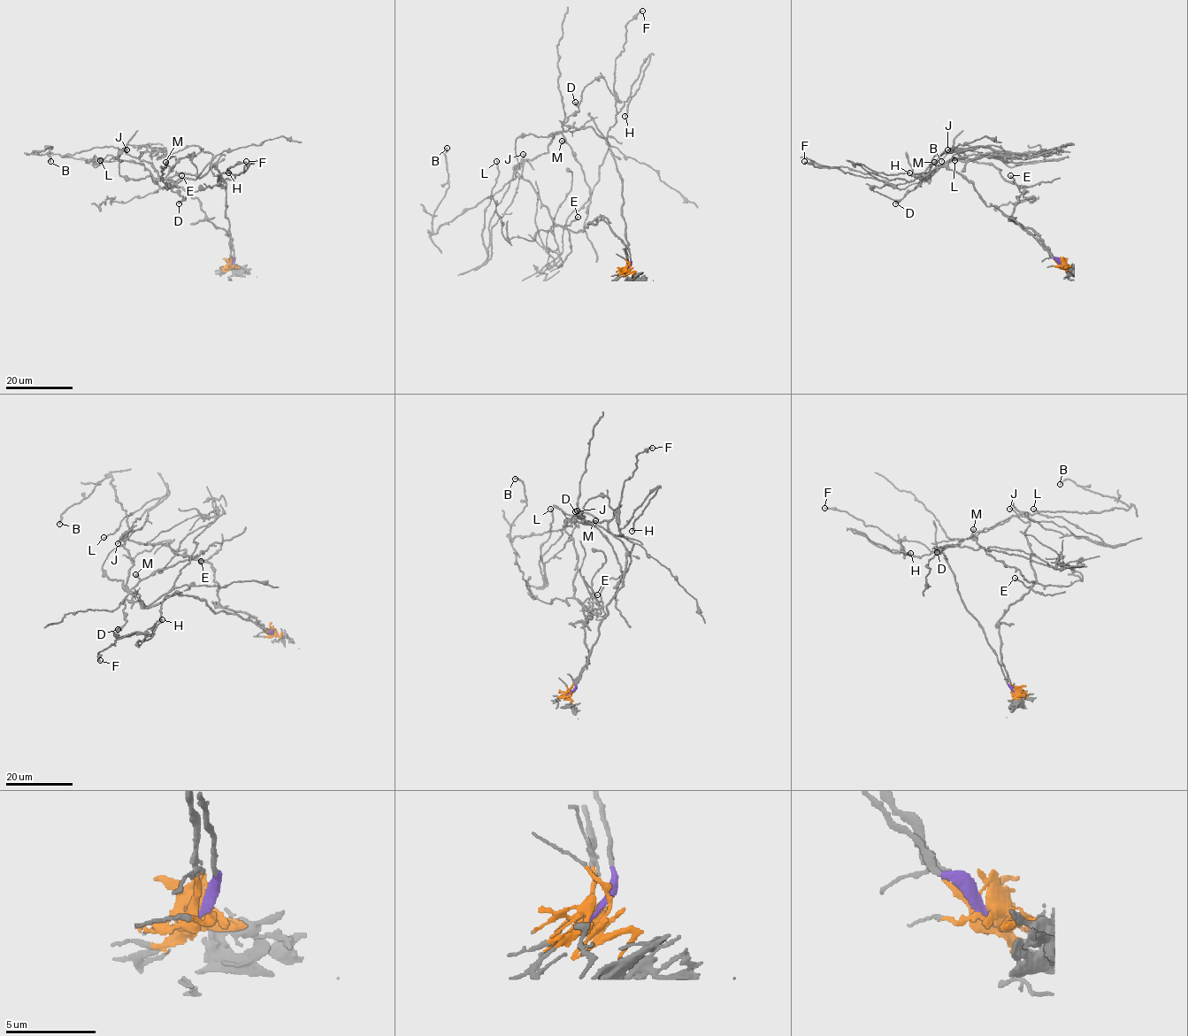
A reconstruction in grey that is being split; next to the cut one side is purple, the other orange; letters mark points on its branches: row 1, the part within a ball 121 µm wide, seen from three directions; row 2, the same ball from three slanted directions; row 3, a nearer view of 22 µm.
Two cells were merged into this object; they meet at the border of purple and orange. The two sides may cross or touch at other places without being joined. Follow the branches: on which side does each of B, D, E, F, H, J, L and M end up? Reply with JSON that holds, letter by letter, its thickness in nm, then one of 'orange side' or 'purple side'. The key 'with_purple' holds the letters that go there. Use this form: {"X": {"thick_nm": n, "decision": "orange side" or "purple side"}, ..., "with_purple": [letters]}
{"B": {"thick_nm": 180, "decision": "orange side"}, "D": {"thick_nm": 400, "decision": "orange side"}, "E": {"thick_nm": 240, "decision": "orange side"}, "F": {"thick_nm": 220, "decision": "orange side"}, "H": {"thick_nm": 280, "decision": "orange side"}, "J": {"thick_nm": 180, "decision": "orange side"}, "L": {"thick_nm": 160, "decision": "orange side"}, "M": {"thick_nm": 550, "decision": "orange side"}, "with_purple": []}

